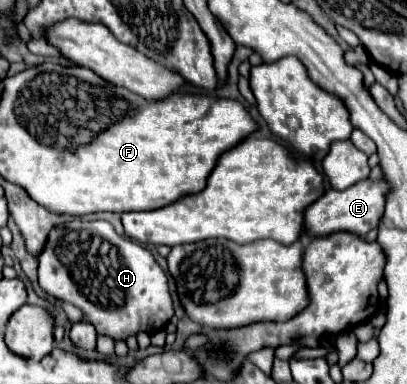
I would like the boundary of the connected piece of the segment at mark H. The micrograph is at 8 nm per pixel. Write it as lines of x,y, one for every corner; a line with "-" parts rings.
71,220
67,224
59,224
49,232
47,244
39,256
39,286
51,296
75,304
85,312
85,322
93,322
97,334
107,334
113,340
125,340
137,332
161,330
173,316
173,300
169,294
169,282
157,260
149,250
139,246
137,242
119,236
113,226
105,220
83,222

